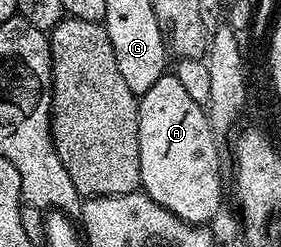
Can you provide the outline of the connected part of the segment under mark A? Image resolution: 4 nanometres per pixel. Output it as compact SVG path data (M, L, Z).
M166 72L161 75L155 84L146 94L140 95L137 108L137 119L139 120L139 164L141 165L141 184L144 193L149 195L151 200L155 200L163 208L170 210L175 216L190 224L209 224L209 221L217 214L217 209L221 206L221 158L217 155L217 138L212 126L209 125L209 115L206 107L200 102L191 100L191 95L179 84L176 73Z

